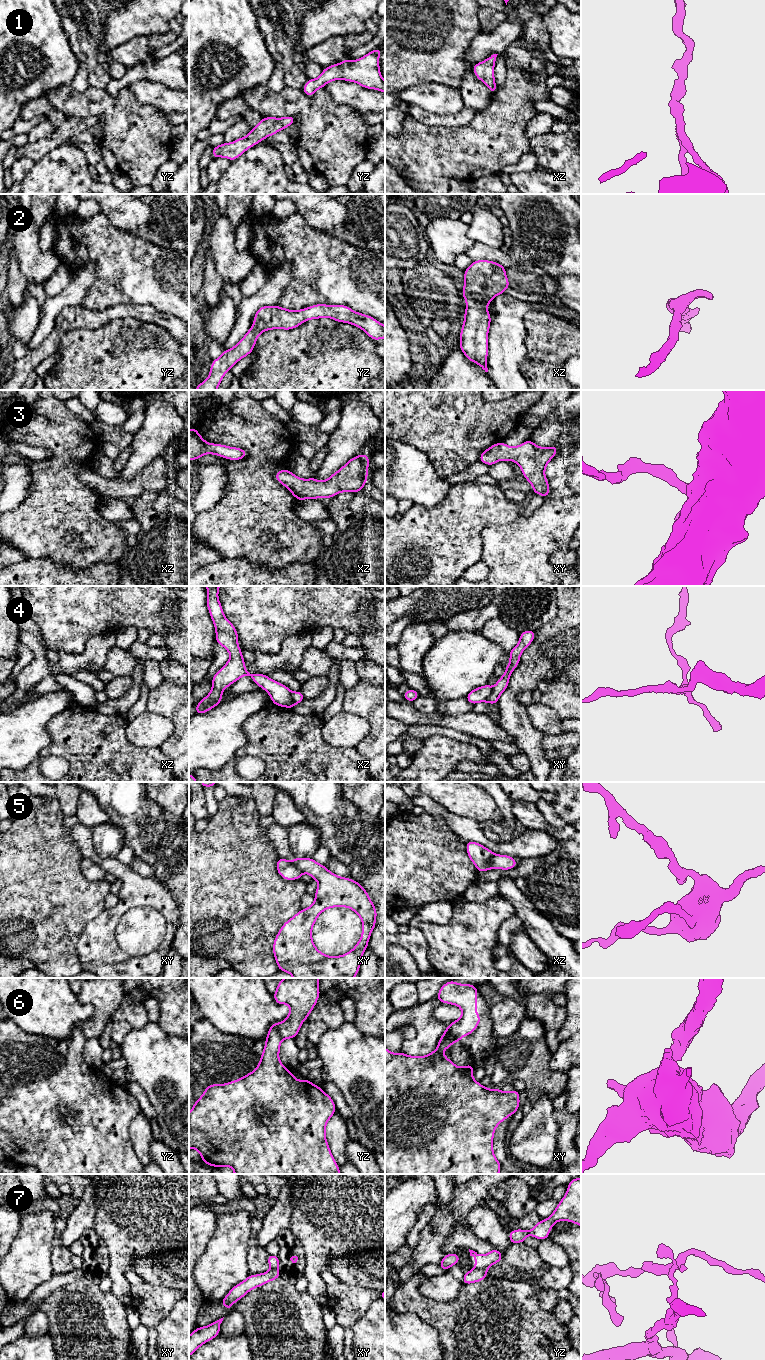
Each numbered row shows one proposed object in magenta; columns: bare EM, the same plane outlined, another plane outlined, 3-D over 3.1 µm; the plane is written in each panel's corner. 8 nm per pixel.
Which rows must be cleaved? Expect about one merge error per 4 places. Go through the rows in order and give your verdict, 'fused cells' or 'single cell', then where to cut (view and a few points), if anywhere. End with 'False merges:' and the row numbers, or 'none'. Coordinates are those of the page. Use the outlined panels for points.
1: single cell; cut none
2: single cell; cut none
3: single cell; cut none
4: fused cells; cut xz (292, 692), (292, 702), (294, 704)
5: fused cells; cut xz (495, 854), (489, 862), (490, 868)
6: fused cells; cut xy (447, 1027), (447, 1032), (457, 1040)
7: fused cells; cut yz (475, 1268), (484, 1268), (486, 1270)
False merges: 4, 5, 6, 7

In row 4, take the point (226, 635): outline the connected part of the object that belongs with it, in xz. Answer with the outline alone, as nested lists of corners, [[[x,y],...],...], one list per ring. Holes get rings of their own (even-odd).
[[[206,586],[206,589],[206,604],[216,630],[216,642],[230,653],[230,659],[214,674],[212,689],[205,698],[198,702],[195,713],[203,714],[217,706],[223,700],[223,690],[243,676],[250,676],[256,685],[265,690],[270,695],[273,704],[292,709],[294,707],[292,700],[293,692],[287,686],[272,680],[268,675],[261,673],[250,674],[246,670],[242,650],[238,646],[237,630],[226,619],[218,599],[220,586]]]

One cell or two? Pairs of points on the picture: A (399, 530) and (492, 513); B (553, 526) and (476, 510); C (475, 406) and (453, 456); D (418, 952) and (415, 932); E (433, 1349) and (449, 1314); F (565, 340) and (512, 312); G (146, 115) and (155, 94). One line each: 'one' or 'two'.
A: one
B: two
C: one
D: one
E: two
F: two
G: two

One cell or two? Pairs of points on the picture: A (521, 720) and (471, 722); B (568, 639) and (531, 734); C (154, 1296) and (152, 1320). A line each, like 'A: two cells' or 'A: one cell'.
A: two cells
B: one cell
C: one cell

